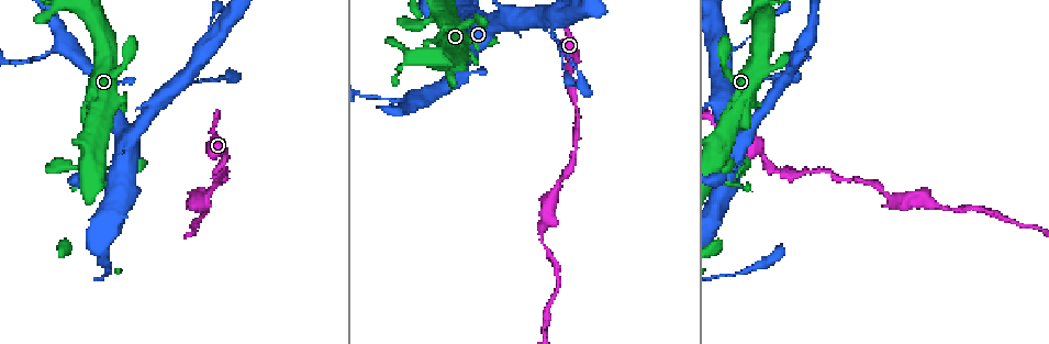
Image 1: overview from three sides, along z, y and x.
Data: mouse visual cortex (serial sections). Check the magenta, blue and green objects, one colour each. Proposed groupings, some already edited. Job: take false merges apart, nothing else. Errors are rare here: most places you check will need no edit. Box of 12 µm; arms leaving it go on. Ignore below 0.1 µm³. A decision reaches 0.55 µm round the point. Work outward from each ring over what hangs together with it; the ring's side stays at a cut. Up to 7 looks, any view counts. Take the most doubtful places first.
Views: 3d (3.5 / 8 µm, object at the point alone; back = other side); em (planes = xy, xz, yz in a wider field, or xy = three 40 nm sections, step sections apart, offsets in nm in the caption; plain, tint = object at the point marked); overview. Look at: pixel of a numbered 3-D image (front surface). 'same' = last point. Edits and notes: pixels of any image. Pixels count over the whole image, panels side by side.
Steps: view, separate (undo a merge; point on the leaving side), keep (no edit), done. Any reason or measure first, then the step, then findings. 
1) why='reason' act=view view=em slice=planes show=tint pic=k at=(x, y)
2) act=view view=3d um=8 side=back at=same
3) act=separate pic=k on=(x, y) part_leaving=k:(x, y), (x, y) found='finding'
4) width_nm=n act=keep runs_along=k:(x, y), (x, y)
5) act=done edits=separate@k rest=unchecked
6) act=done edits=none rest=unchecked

why='two arms in line, one across' act=view view=3d um=3.5 pic=1 at=(537, 27)

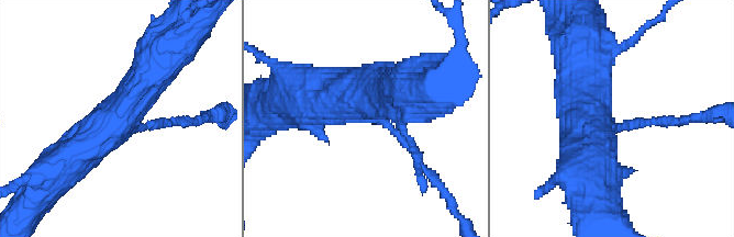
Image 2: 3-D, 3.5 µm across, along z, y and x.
arms=3 arm_widths_nm=150,600,600 act=view view=em slice=xy step=1 show=tint pic=2 at=(608, 123)

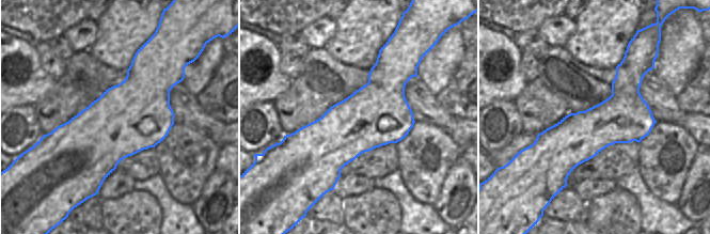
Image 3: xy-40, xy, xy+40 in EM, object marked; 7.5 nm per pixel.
width_nm=480 act=keep runs_along=2:(57, 169), (128, 105), (168, 45) found='all the same cell'

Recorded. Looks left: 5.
why='three-way junction' act=view view=3d um=3.5 pic=1 at=(803, 47)

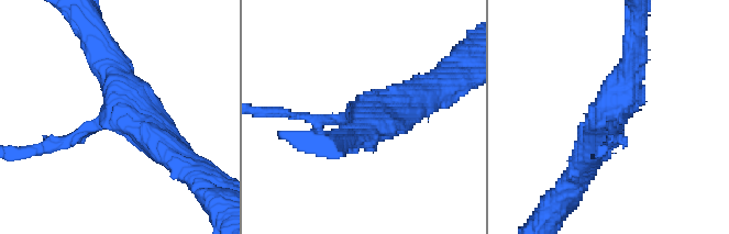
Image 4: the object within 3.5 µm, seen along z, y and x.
why='shape alone is not enough' act=view view=em slice=xy step=2 show=plain pic=4 at=(611, 115)

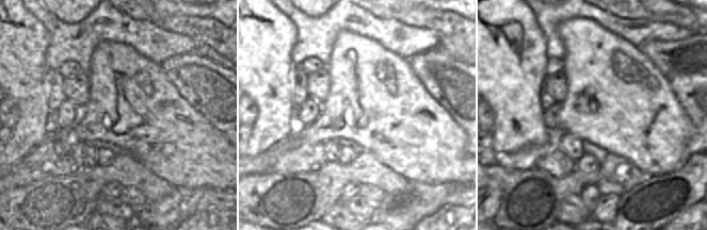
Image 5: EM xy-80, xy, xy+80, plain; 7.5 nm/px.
act=view view=em slice=xy step=2 show=tint at=same

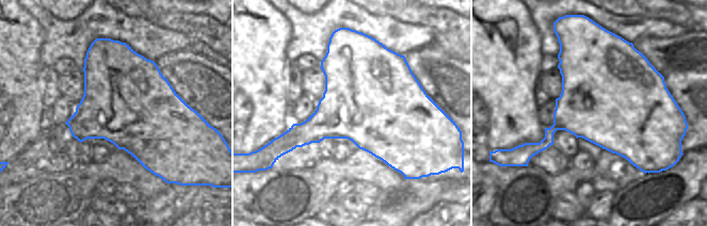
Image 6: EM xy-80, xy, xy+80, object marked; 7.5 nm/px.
act=keep runs_along=4:(180, 157), (126, 113), (103, 53) found='all the same cell'

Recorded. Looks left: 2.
why='narrows sharply' act=view view=3d um=3.5 pic=1 at=(217, 170)

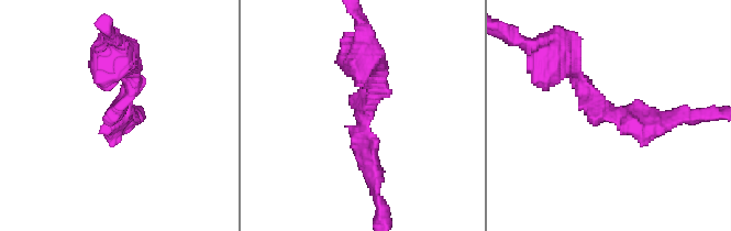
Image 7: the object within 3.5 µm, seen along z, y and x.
act=view view=em slice=planes show=tint pic=7 at=(365, 128)

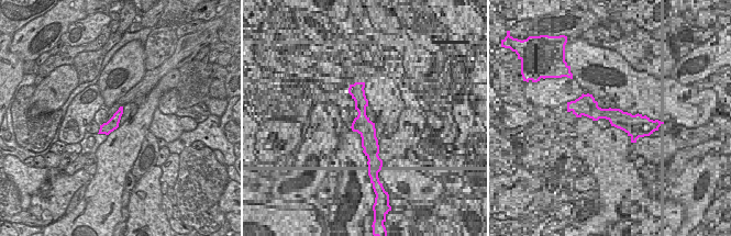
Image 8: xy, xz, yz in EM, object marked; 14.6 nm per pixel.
arm_widths_nm=200,200 act=keep runs_along=7:(571, 73), (607, 112), (691, 117) found='one cell here'

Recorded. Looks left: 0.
act=done edits=none rest=unchecked

